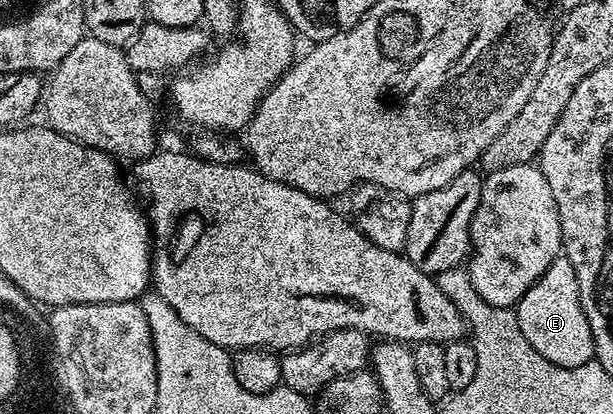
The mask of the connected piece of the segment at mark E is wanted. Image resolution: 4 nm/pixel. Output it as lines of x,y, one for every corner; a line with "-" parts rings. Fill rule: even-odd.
560,257
548,265
541,277
524,293
524,297
516,304
520,333
528,337
528,345
540,353
540,357
548,357
552,365
561,367
579,367
594,359
594,342
592,329
588,325
588,317
584,317
584,309
580,305
580,289
576,285
576,269
572,269
572,261

